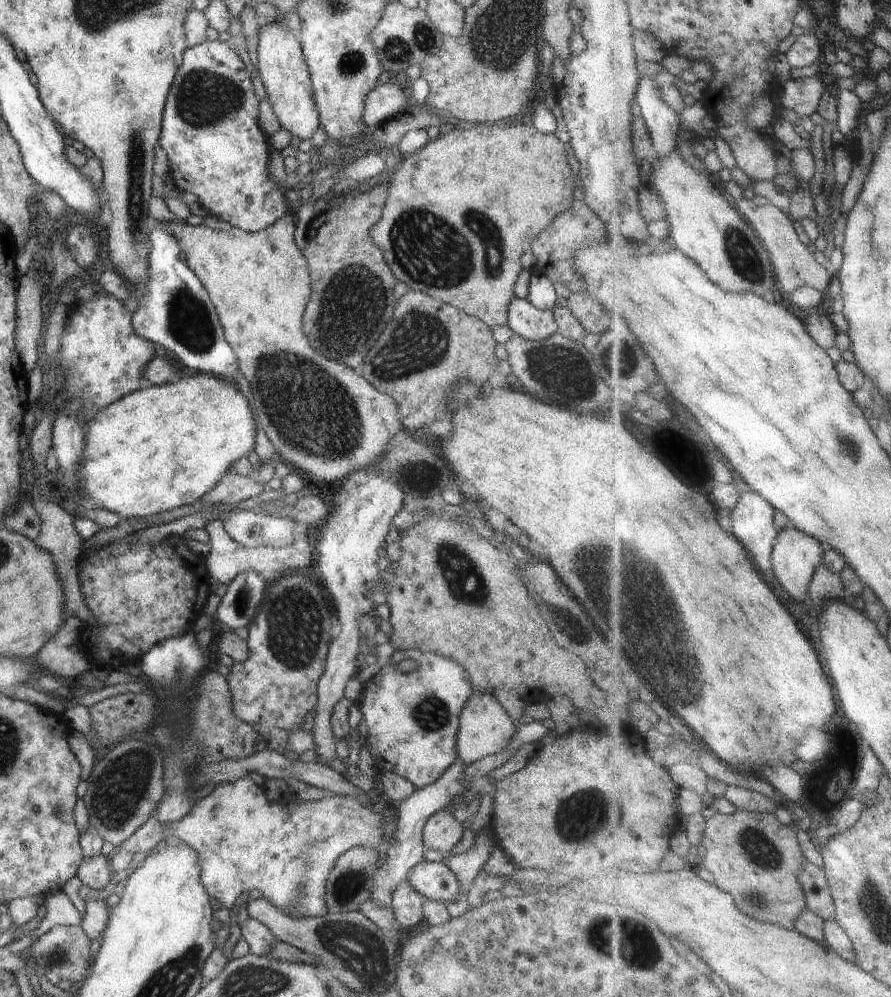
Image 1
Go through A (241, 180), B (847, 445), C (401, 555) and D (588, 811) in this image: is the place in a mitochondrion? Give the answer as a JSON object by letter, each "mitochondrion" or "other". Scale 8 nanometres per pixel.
{"A":"other","B":"mitochondrion","C":"other","D":"mitochondrion"}

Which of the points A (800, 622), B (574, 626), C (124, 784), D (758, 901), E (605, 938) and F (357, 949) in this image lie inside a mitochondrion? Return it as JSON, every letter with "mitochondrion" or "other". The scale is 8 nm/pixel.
{"A":"other","B":"mitochondrion","C":"mitochondrion","D":"mitochondrion","E":"mitochondrion","F":"mitochondrion"}

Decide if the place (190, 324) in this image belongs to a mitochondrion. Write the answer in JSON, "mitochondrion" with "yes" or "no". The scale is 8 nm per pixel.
{"mitochondrion":"yes"}

